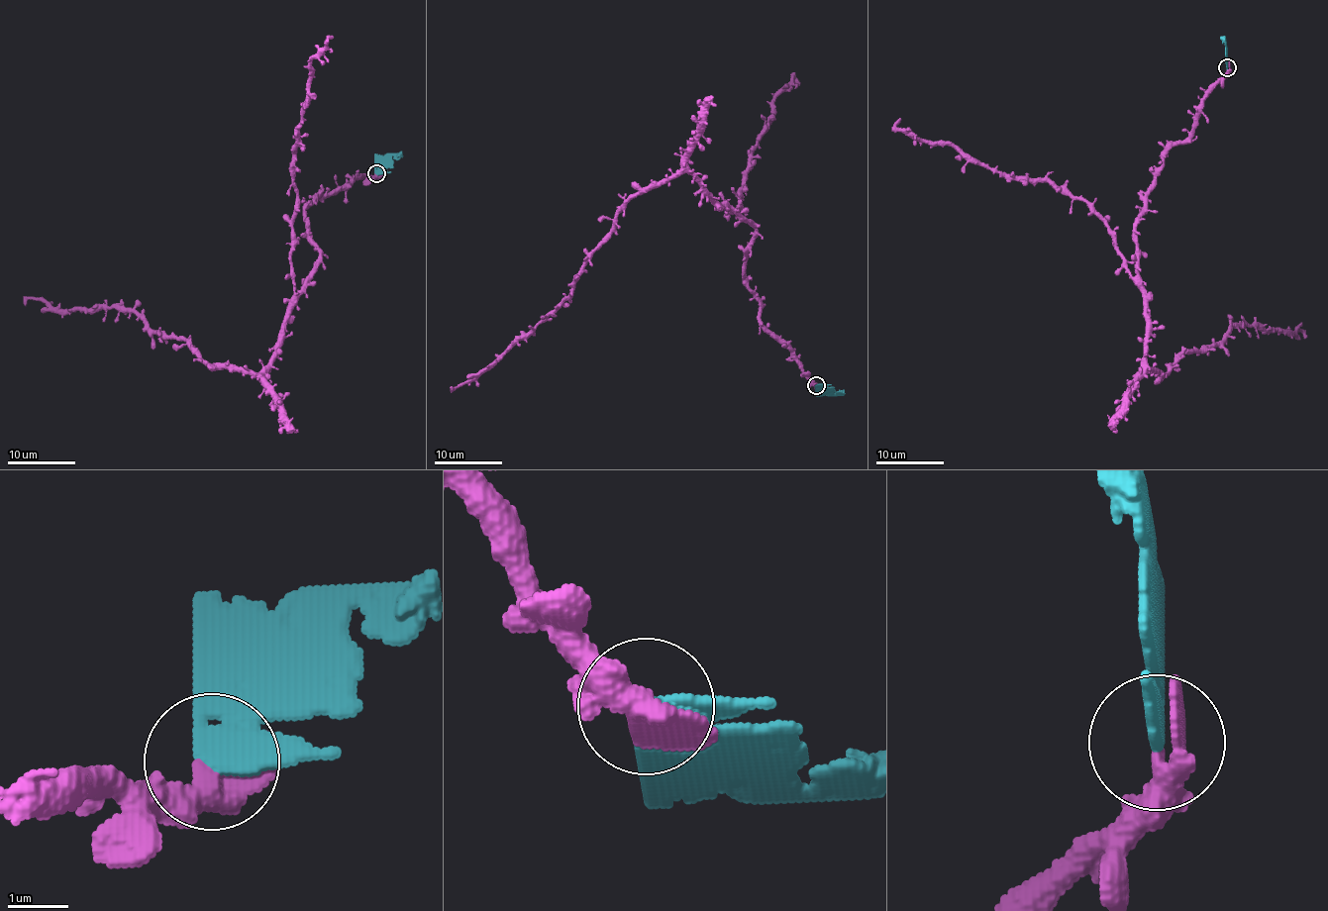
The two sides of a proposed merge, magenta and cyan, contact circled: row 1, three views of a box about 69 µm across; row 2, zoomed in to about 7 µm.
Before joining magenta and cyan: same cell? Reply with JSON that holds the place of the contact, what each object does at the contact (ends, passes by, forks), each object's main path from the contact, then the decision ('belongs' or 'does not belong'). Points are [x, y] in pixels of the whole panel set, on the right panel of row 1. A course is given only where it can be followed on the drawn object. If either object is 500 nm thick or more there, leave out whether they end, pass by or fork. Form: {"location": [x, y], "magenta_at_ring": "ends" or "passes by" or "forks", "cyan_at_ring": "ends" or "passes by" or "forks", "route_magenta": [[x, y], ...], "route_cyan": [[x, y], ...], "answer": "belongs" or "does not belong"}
{"location": [1227, 67], "magenta_at_ring": "passes by", "cyan_at_ring": "passes by", "route_magenta": [[1227, 67], [1136, 222], [1147, 366], [1160, 376], [1240, 326], [1305, 339]], "route_cyan": [[1227, 67], [1225, 43], [1220, 37]], "answer": "does not belong"}

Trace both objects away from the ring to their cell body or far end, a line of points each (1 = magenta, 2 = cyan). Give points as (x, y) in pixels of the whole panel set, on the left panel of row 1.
1: (375, 173), (320, 193), (304, 209), (320, 264), (277, 356), (260, 372), (217, 367), (134, 313), (24, 305)
2: (375, 173), (398, 158), (401, 151)

